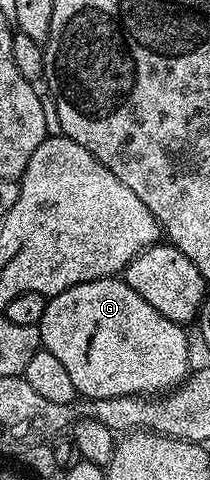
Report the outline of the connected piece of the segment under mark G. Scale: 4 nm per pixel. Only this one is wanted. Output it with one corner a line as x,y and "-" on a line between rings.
119,277
85,281
81,285
73,285
61,293
50,296
47,301
47,308
45,309
45,317
41,317
38,328
42,350
53,353
53,357
57,357
57,361
61,361
61,366
68,371
70,379
73,380
73,389
84,400
125,397
126,395
155,397
182,383
193,367
193,364
191,364
191,343
187,340
186,333
183,332
186,331
184,324
169,321
169,317
157,313
157,309
153,309
153,305
149,305
149,301
145,301
145,297
141,297
141,293
133,293
131,286

